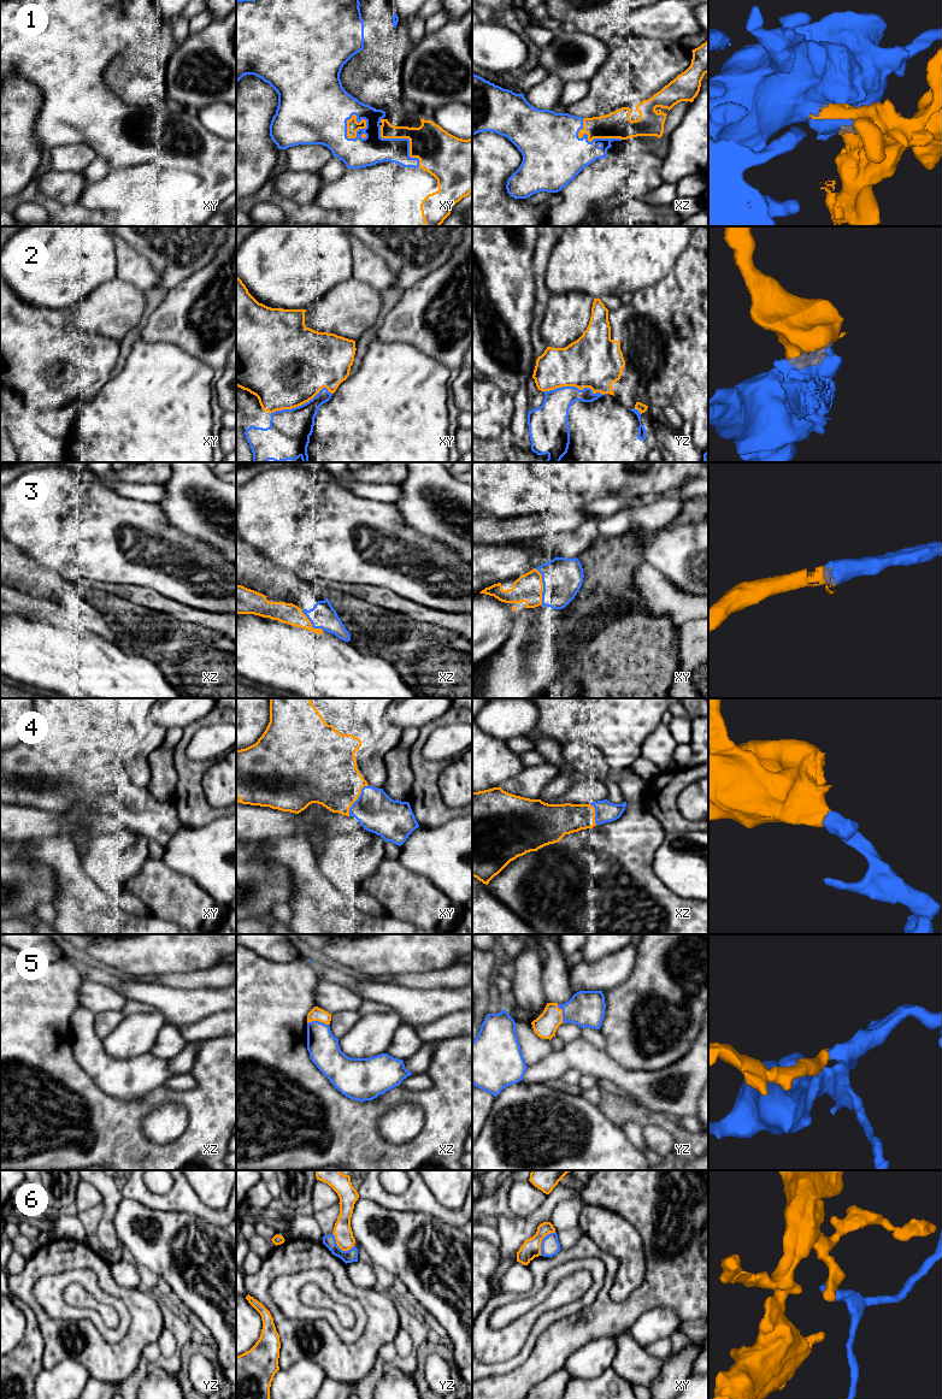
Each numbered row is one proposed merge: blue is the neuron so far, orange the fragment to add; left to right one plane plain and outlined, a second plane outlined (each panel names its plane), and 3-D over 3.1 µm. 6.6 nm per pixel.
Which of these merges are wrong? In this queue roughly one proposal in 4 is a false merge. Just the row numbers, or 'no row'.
6

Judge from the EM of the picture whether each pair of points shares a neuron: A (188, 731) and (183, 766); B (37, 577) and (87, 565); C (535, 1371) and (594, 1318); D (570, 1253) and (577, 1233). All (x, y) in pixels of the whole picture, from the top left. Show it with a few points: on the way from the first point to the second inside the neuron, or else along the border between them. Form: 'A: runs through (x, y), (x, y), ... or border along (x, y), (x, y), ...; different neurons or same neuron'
A: runs through (186, 739), (182, 744), (182, 757); same neuron
B: border along (30, 558), (69, 580), (82, 579); different neurons
C: runs through (549, 1357), (580, 1328); same neuron
D: border along (583, 1234), (573, 1245), (561, 1250); different neurons

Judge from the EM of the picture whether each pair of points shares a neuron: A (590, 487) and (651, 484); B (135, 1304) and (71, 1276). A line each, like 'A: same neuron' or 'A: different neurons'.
A: same neuron
B: different neurons

